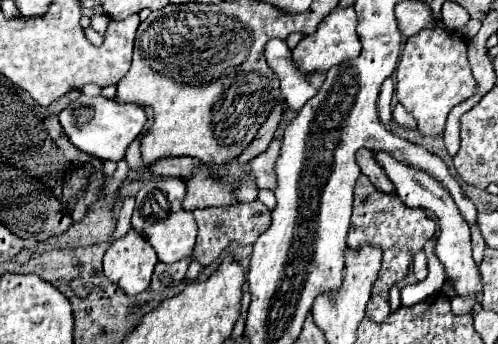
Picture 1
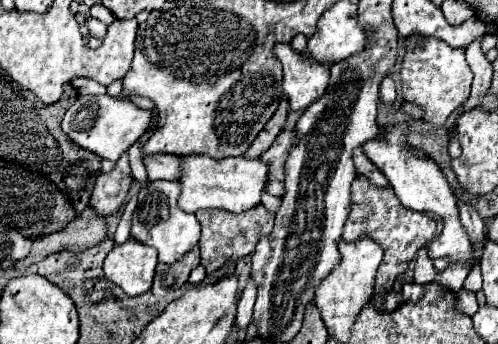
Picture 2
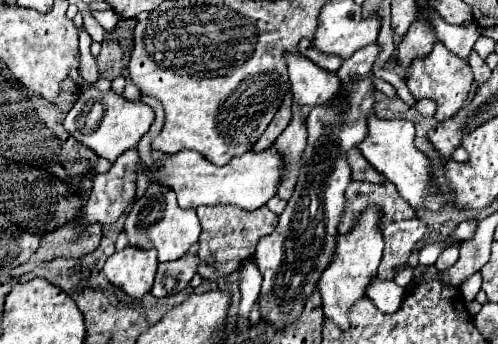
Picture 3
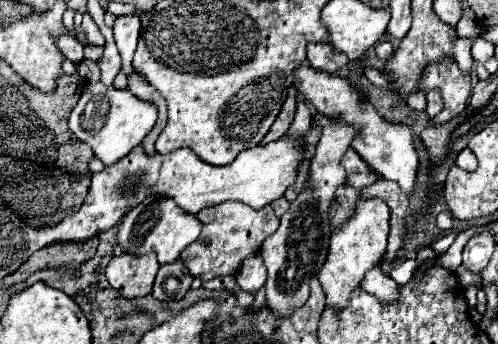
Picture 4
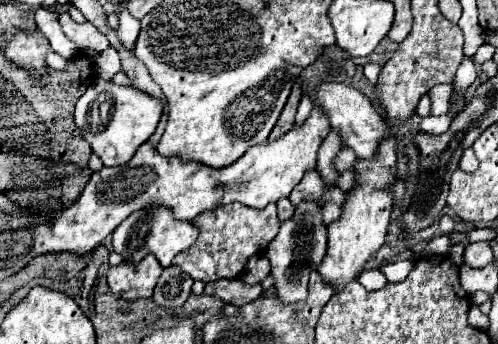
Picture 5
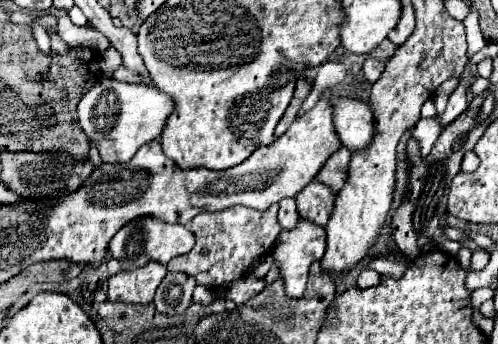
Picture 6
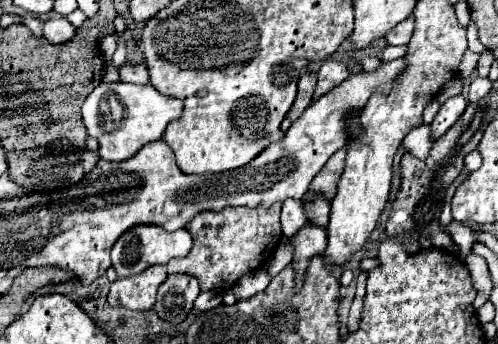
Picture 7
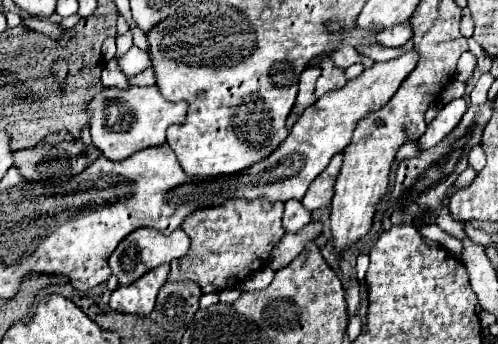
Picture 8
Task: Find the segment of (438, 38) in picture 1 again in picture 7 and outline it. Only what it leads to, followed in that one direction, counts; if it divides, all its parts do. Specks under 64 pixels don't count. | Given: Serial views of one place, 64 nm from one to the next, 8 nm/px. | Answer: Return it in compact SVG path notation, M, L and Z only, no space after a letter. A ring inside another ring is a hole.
M428 124L414 128L402 142L402 150L410 152L412 156L424 160L432 148L432 140L428 140Z

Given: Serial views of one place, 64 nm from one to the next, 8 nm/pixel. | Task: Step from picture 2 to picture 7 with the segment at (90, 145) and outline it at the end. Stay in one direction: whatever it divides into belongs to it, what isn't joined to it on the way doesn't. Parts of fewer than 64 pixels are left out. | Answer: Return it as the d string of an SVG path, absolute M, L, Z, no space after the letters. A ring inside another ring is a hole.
M102 82L82 104L82 120L86 124L88 136L98 140L98 154L110 162L122 162L134 156L142 146L156 142L164 136L166 126L180 118L184 102L176 98L166 98L150 84L136 86L124 82Z

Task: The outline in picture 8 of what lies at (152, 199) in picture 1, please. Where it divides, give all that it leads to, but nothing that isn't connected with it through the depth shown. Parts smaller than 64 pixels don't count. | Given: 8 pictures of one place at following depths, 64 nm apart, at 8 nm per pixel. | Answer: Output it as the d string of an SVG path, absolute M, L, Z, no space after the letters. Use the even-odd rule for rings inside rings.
M140 228L132 234L128 234L122 242L120 242L120 248L116 248L116 252L112 252L110 256L110 268L112 268L112 274L118 278L118 282L124 286L132 284L134 280L138 280L140 276L144 276L146 272L154 270L156 266L160 264L170 264L172 260L176 258L182 258L190 248L190 238L184 234L182 228L176 228L170 236L166 234L160 234L152 228Z

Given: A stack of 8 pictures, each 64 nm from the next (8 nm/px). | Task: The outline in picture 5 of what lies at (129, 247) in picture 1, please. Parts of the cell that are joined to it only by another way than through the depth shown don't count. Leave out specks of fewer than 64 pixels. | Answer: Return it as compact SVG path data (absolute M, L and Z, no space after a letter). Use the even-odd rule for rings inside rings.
M146 256L140 264L120 264L110 268L108 272L108 286L110 292L124 300L138 300L138 298L152 298L154 286L162 274L162 266L154 256Z

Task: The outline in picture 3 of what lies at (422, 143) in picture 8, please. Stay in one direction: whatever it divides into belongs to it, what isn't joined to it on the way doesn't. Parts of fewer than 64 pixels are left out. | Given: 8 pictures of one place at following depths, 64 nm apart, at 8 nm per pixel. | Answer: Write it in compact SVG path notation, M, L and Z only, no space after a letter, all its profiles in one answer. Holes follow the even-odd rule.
M430 10L430 12L432 12L432 24L436 28L436 34L444 42L444 46L452 54L456 54L458 58L462 58L462 60L468 62L470 50L472 50L474 42L480 36L480 28L476 24L470 24L468 28L464 28L464 26L450 26L434 10Z

